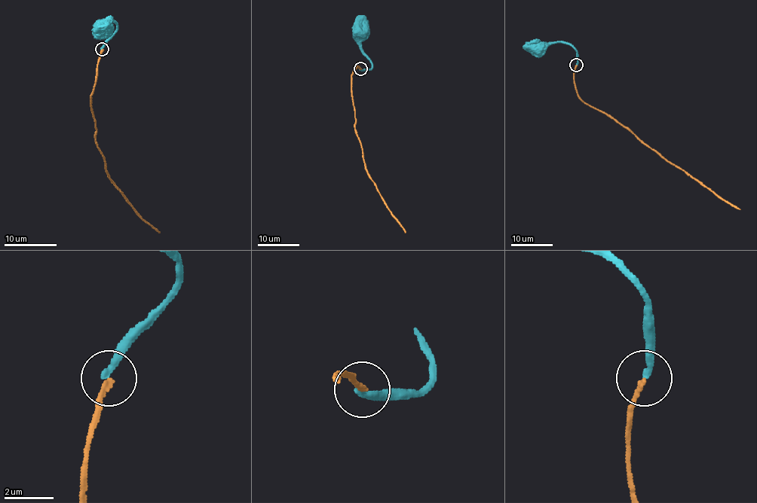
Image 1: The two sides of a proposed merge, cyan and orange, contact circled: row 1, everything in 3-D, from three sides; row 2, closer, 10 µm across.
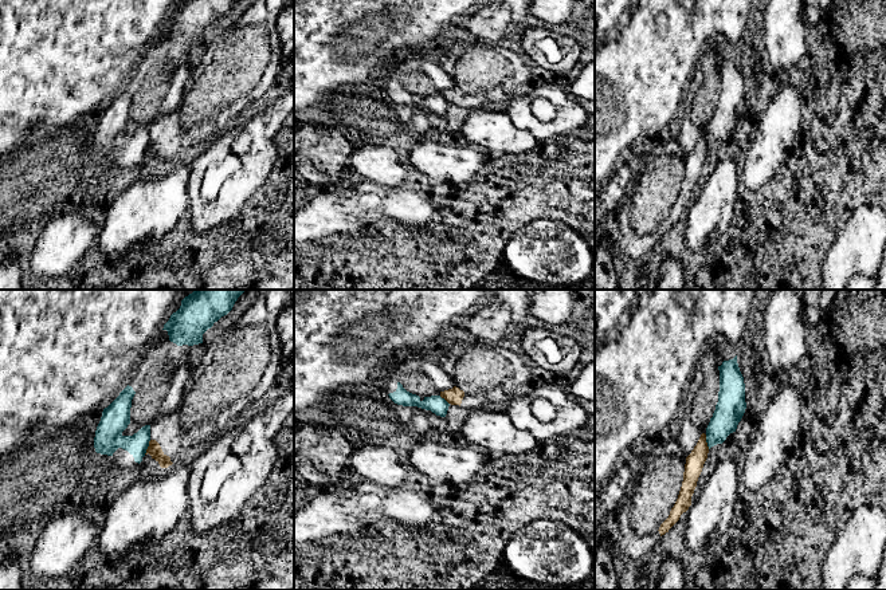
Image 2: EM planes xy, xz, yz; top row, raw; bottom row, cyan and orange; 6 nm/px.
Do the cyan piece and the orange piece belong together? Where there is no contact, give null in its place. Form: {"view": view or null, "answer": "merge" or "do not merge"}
{"view": "xy", "answer": "do not merge"}

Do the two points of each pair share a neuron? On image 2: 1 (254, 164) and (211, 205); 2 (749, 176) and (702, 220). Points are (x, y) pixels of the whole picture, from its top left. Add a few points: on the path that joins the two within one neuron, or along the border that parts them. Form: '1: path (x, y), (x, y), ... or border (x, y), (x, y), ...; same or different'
1: path (243, 174), (222, 196); same
2: border (739, 173), (740, 183); different

